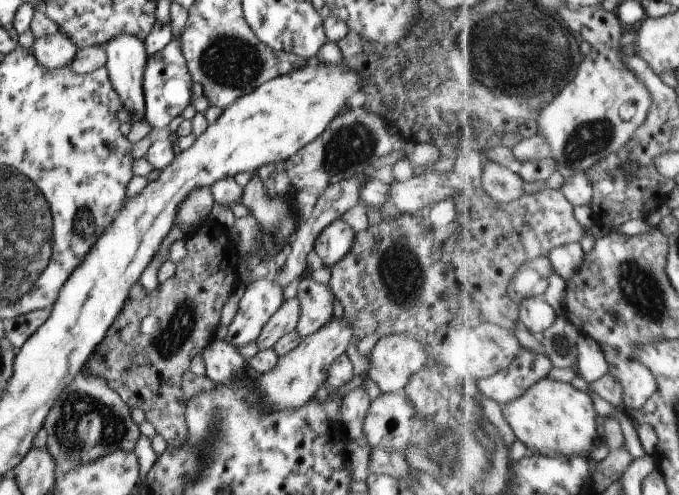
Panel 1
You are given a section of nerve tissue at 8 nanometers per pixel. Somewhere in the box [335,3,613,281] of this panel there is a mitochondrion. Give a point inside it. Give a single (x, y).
(483, 35)

